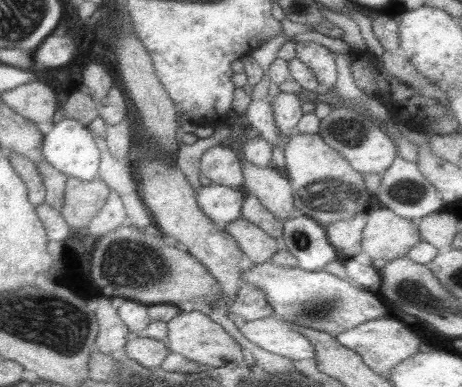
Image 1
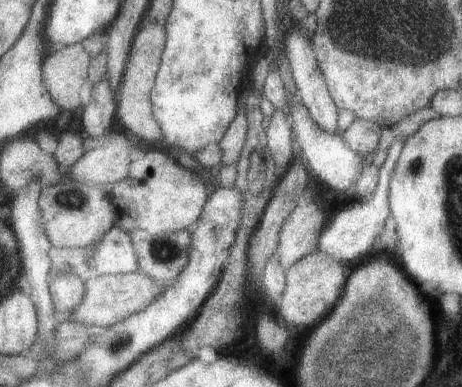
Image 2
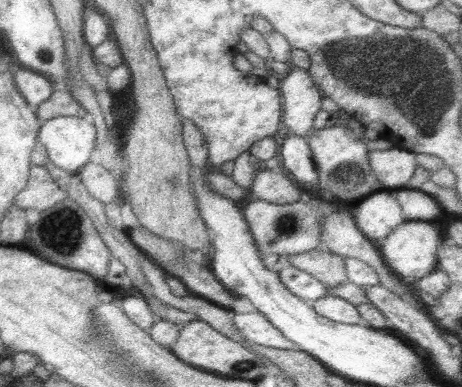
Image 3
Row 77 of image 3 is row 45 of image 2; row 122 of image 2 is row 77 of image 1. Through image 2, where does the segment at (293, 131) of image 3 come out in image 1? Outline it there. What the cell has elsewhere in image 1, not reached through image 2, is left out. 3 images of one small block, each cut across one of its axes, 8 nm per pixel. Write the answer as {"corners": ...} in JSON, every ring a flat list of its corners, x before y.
{"corners":[[295,42,295,52,295,58,299,58,307,68,311,68,315,78,321,82,323,92,331,94,331,88,337,82,335,54,331,54,317,42]]}

